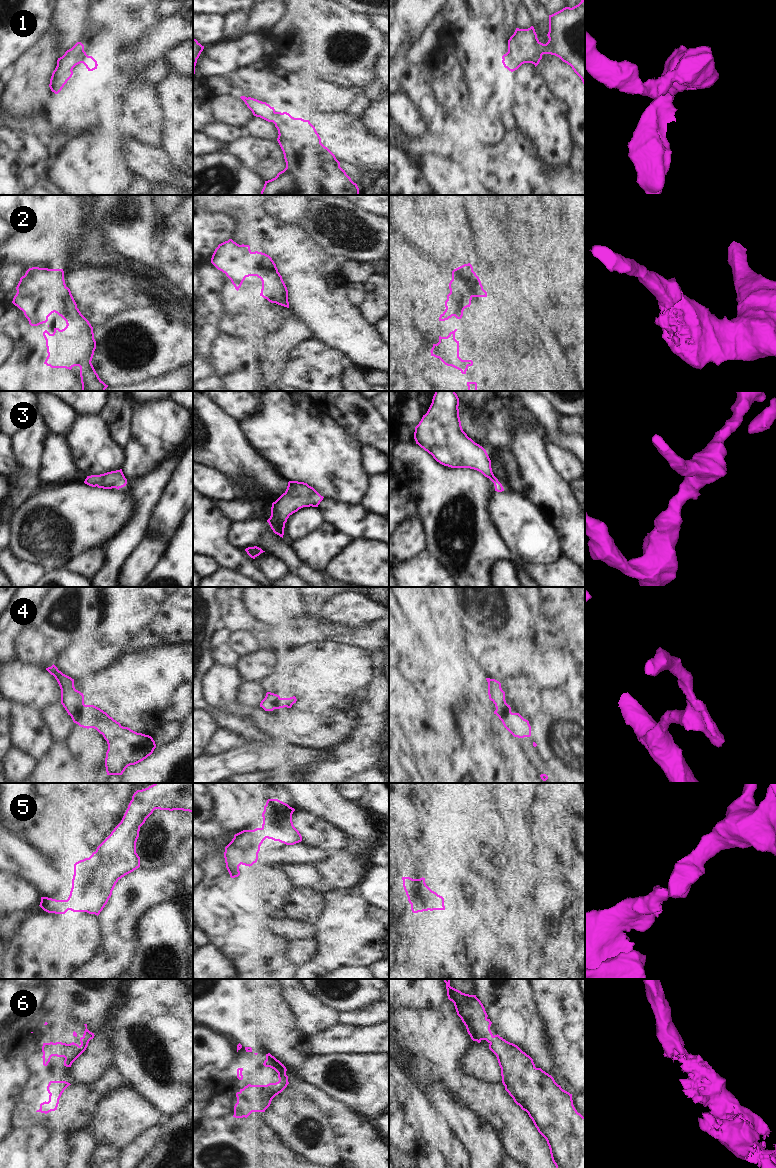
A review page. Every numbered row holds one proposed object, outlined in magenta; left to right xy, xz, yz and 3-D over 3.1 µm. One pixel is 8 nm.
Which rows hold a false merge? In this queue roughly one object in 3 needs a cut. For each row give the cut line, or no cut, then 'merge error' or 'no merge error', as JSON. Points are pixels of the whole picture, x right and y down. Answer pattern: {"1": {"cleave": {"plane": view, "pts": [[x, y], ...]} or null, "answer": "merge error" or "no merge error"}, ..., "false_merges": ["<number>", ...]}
{"1": {"cleave": null, "answer": "no merge error"}, "2": {"cleave": null, "answer": "no merge error"}, "3": {"cleave": null, "answer": "no merge error"}, "4": {"cleave": null, "answer": "no merge error"}, "5": {"cleave": null, "answer": "no merge error"}, "6": {"cleave": null, "answer": "no merge error"}, "false_merges": []}

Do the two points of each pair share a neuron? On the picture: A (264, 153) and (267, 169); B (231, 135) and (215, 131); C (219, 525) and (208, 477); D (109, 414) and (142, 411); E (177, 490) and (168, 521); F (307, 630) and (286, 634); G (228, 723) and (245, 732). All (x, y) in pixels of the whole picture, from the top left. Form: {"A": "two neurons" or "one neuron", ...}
{"A": "one neuron", "B": "one neuron", "C": "two neurons", "D": "two neurons", "E": "one neuron", "F": "one neuron", "G": "one neuron"}

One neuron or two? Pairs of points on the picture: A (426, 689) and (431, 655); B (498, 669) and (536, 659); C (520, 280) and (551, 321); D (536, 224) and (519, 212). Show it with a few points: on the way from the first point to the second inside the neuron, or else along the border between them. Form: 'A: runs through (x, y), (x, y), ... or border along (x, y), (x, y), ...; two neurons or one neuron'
A: border along (420, 661), (431, 663), (435, 666); two neurons
B: runs through (507, 660), (527, 659); one neuron
C: runs through (530, 290), (548, 307), (548, 311); one neuron
D: runs through (532, 220), (523, 212); one neuron

